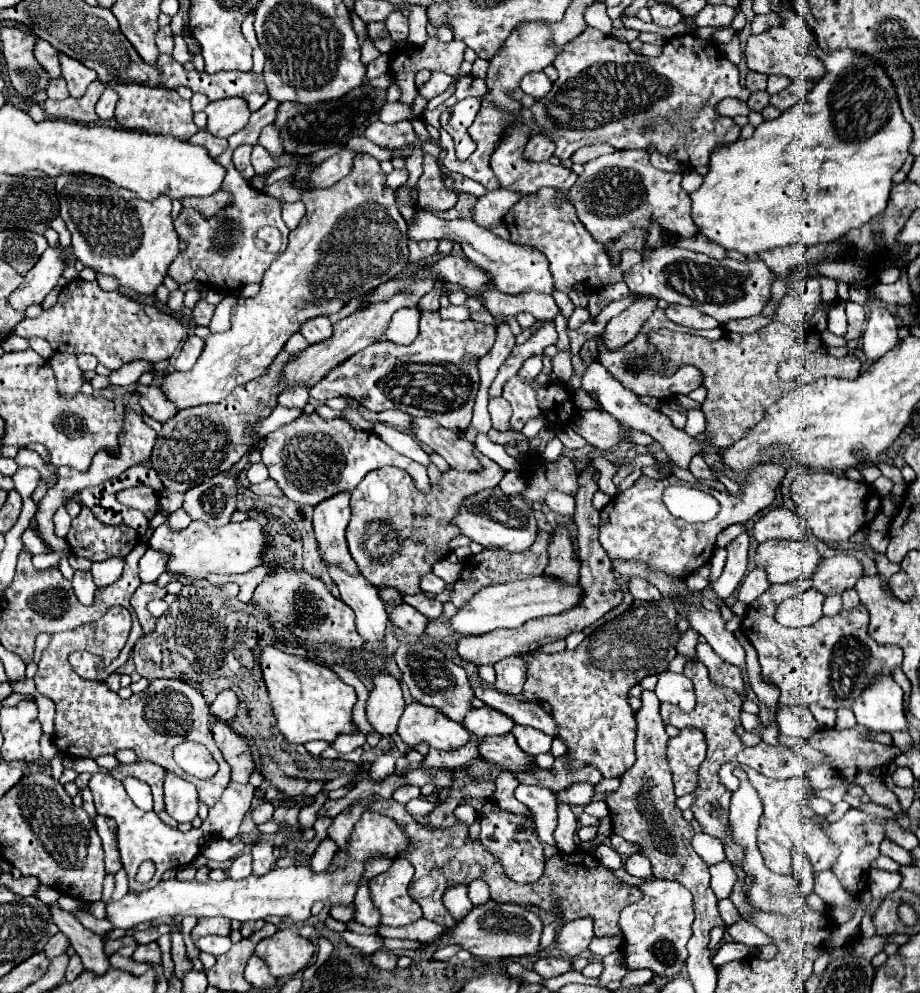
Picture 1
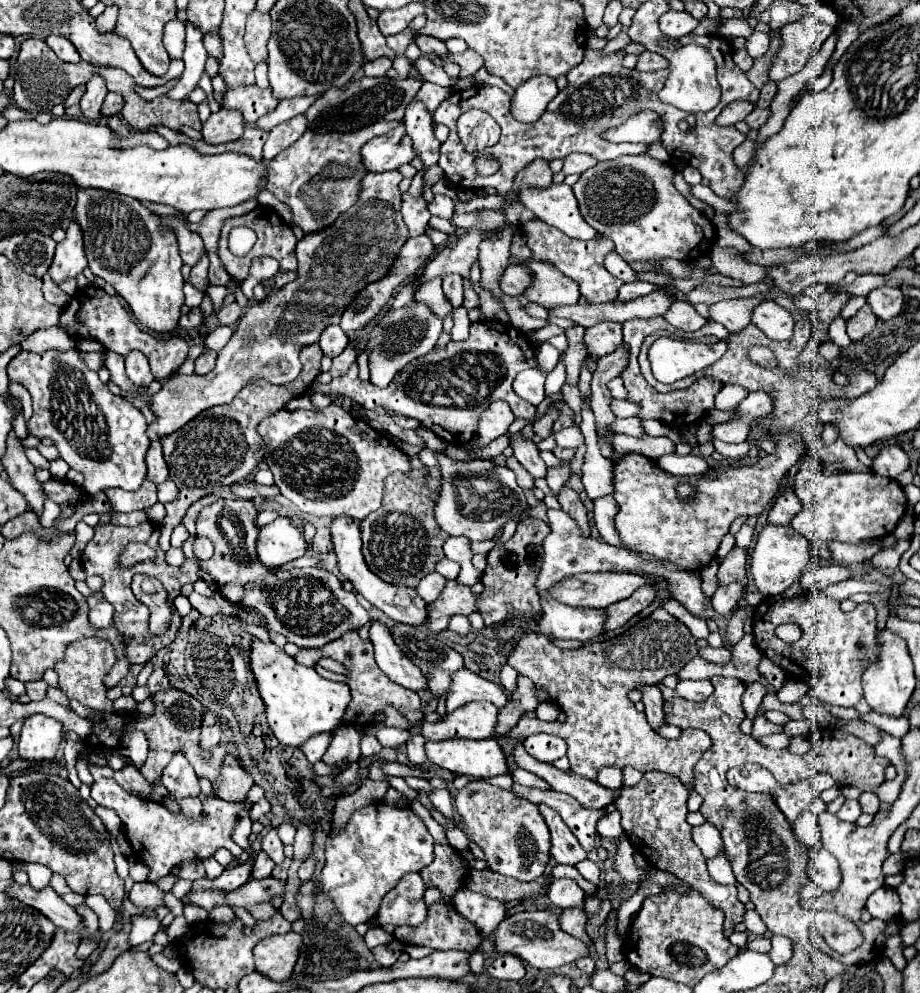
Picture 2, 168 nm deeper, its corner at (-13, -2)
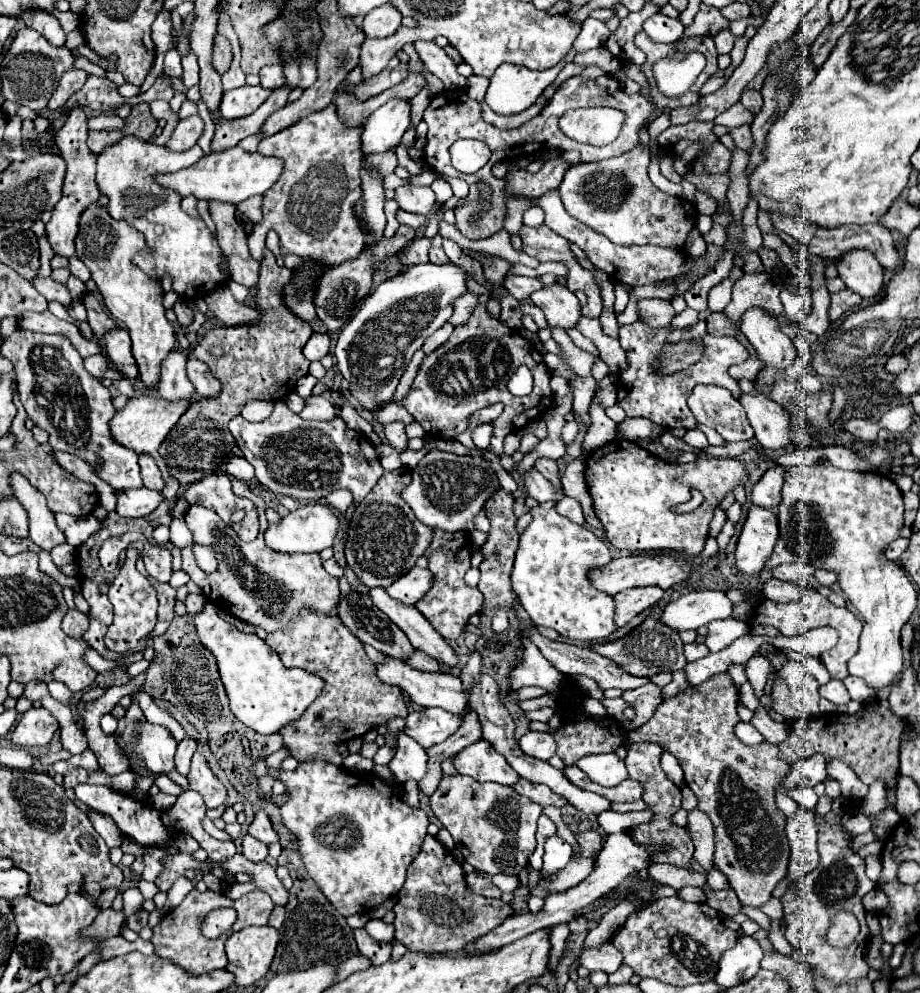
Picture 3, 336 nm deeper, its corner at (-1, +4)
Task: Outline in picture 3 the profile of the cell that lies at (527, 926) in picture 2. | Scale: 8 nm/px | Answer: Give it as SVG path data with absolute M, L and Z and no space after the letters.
M605 942L597 948L581 948L577 954L577 960L587 970L603 970L603 972L615 972L621 966L621 952L611 944Z

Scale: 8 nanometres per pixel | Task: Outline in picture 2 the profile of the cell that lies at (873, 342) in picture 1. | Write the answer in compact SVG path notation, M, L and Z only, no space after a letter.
M875 288L867 294L867 304L881 320L893 320L903 310L903 294L897 288Z

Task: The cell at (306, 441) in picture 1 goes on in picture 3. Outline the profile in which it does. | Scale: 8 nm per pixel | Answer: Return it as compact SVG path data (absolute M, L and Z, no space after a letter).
M281 400L275 402L273 414L263 422L249 422L243 416L233 418L229 432L255 468L255 478L275 494L299 502L325 502L327 494L345 488L353 494L353 506L359 506L385 472L373 442L351 430L341 416L327 422L303 420Z

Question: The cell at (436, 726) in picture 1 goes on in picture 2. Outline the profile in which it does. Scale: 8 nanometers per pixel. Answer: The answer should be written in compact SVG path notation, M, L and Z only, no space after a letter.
M495 738L485 740L443 740L427 742L425 752L429 762L453 772L473 778L493 778L511 774L505 754Z

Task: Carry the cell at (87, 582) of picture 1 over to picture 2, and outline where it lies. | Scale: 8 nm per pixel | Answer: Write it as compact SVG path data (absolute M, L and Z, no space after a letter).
M95 592L91 598L87 598L89 604L89 624L95 630L103 630L111 626L111 618L113 618L113 606L105 604L105 600L101 600L101 594Z

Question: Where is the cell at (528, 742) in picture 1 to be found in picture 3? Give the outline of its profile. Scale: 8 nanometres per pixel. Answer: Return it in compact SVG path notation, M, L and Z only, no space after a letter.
M527 732L519 740L519 748L533 758L549 760L555 754L555 738L549 732Z

